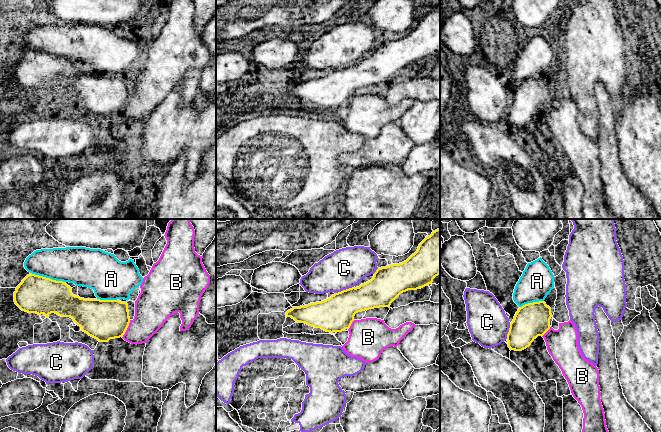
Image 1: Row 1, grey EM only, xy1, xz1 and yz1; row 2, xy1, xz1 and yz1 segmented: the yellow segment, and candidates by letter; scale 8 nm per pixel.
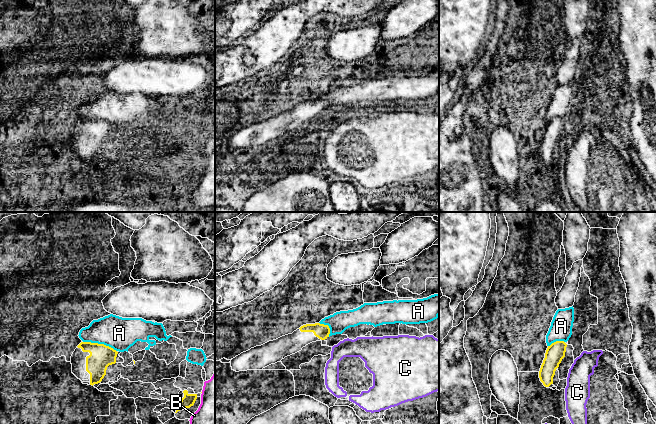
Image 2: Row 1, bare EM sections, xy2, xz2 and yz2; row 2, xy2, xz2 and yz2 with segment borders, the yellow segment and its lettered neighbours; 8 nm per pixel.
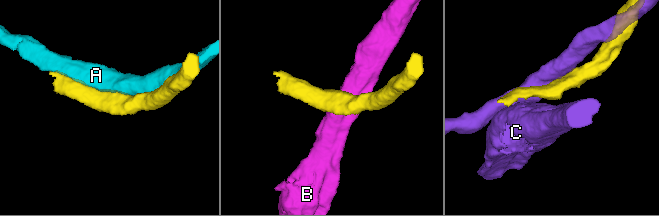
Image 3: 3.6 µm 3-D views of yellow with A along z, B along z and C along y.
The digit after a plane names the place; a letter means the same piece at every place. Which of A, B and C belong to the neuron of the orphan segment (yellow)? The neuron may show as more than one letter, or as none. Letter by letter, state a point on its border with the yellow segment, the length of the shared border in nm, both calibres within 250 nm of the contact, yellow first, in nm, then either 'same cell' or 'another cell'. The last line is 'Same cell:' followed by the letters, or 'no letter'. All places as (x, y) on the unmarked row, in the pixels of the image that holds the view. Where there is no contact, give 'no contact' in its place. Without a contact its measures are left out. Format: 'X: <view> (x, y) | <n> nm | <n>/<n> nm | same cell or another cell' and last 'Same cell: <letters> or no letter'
A: xy1 (47, 54) | 300 nm | 300/280 nm | another cell
B: xy1 (126, 105) | 160 nm | 320/280 nm | same cell
C: xz1 (344, 66) | 160 nm | 280/320 nm | another cell
Same cell: B

